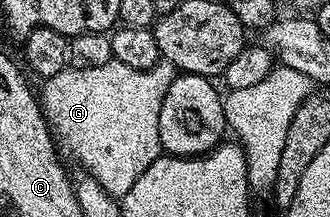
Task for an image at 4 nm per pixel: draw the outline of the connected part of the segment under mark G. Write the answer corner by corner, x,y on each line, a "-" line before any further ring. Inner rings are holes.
111,58
105,65
97,65
97,69
68,70
49,77
42,84
41,106
54,138
80,163
82,170
92,175
105,189
105,193
122,197
133,189
133,181
153,165
161,154
159,146
159,114
165,93
175,79
177,68
169,60
160,58
159,62
147,71
131,69
121,61

